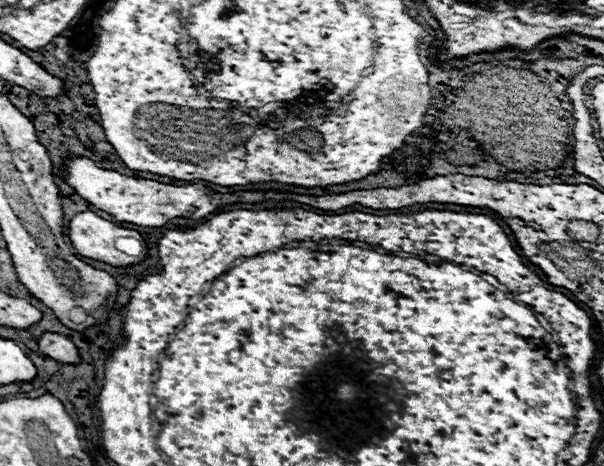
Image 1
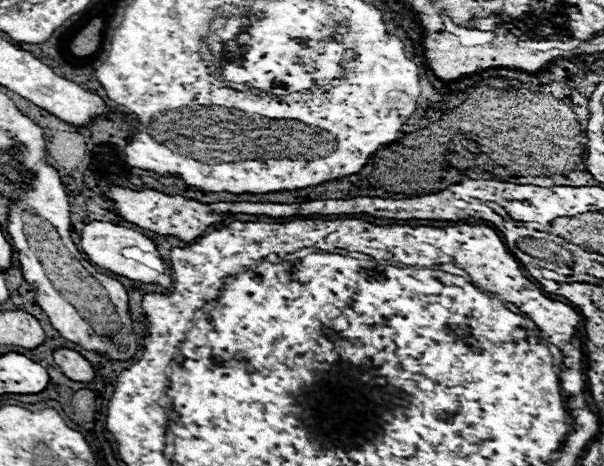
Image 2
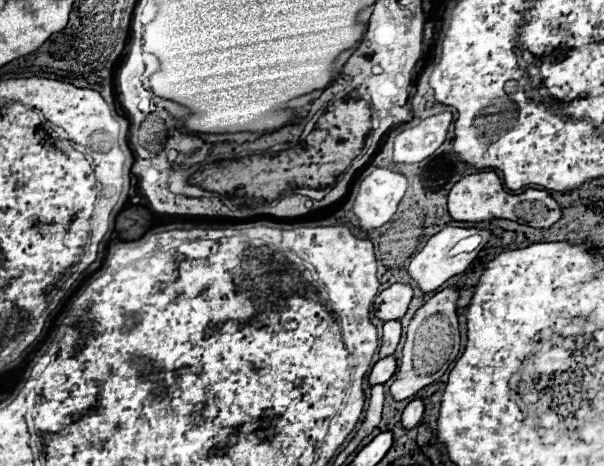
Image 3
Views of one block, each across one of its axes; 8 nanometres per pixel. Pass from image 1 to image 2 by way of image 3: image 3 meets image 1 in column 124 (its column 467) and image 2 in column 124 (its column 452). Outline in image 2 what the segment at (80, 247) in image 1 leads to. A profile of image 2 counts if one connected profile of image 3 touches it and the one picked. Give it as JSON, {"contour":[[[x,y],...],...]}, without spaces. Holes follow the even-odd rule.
{"contour":[[[92,220],[88,224],[84,224],[84,230],[82,230],[82,238],[80,238],[80,248],[82,252],[88,254],[88,258],[92,260],[94,266],[100,266],[100,268],[106,268],[114,274],[120,274],[120,276],[126,276],[128,280],[138,280],[138,282],[146,282],[146,284],[160,284],[162,288],[170,288],[172,286],[172,270],[162,262],[162,266],[156,268],[150,268],[138,260],[130,260],[122,254],[122,248],[140,248],[142,252],[152,252],[152,256],[156,256],[160,260],[160,254],[156,252],[156,246],[152,240],[148,240],[144,234],[132,230],[132,228],[126,228],[126,226],[118,226],[118,224],[112,224],[112,222],[100,222],[100,220]]]}

